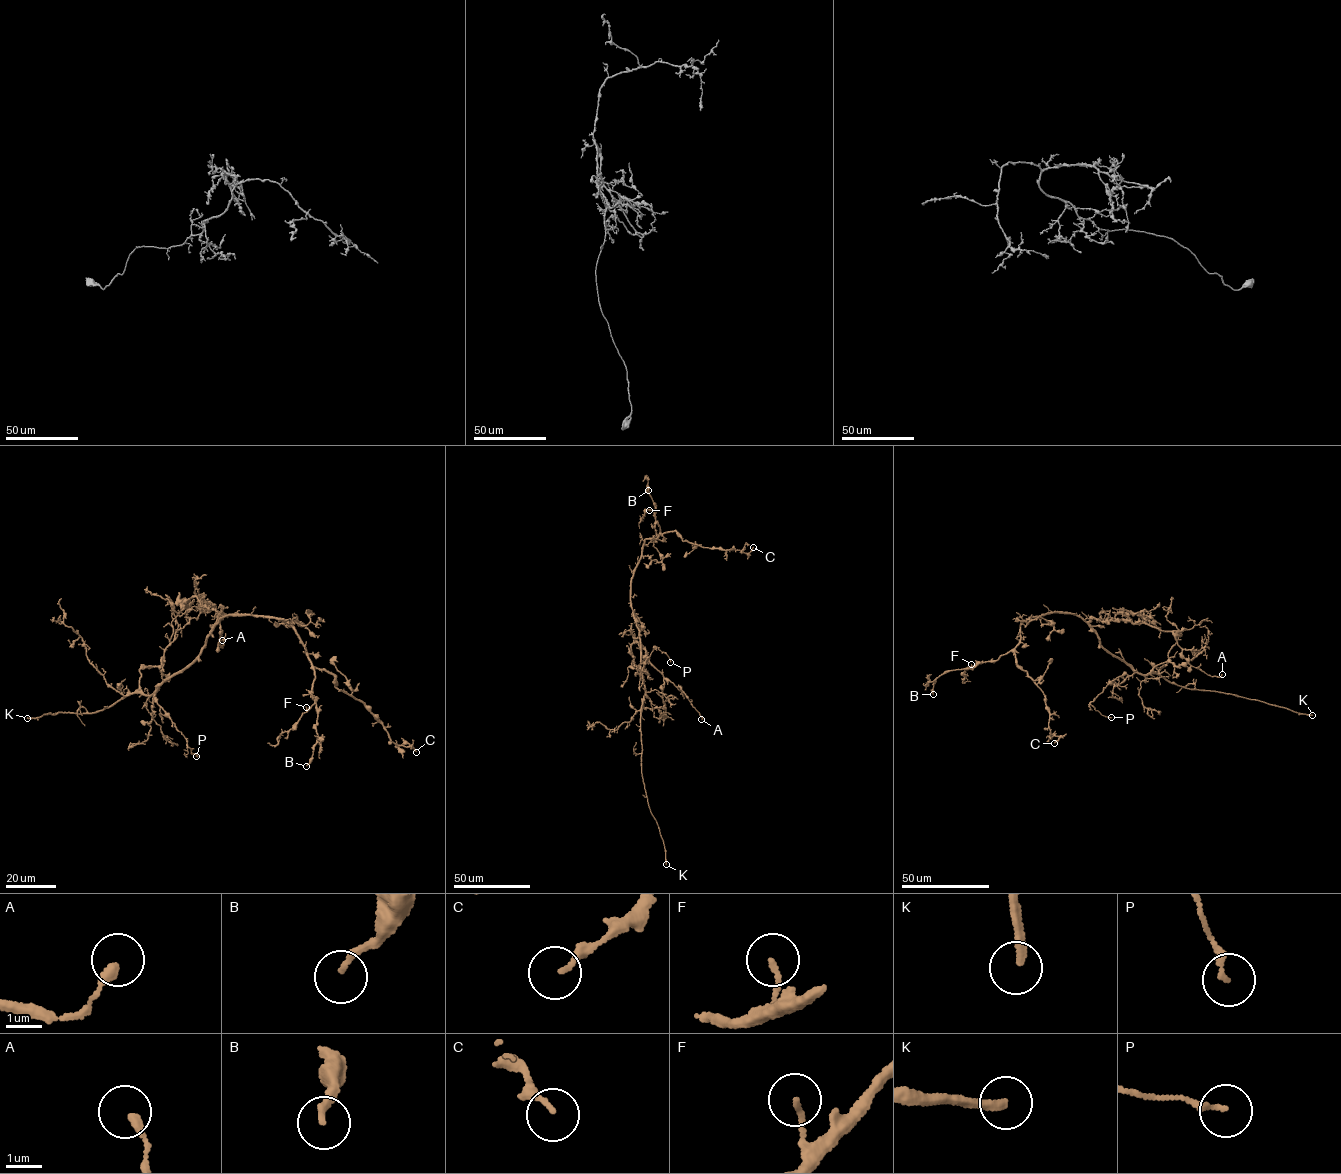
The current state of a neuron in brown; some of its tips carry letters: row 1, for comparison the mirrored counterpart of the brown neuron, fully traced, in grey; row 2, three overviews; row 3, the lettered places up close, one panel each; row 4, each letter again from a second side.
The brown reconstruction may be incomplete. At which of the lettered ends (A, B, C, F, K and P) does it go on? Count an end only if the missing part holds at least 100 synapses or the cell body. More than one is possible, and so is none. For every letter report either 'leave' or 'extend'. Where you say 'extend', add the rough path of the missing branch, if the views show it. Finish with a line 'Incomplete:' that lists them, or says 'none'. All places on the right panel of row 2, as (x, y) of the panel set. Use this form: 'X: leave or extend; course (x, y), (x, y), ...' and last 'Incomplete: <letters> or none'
A: leave
B: leave
C: leave
F: leave
K: extend
P: leave
Incomplete: K

